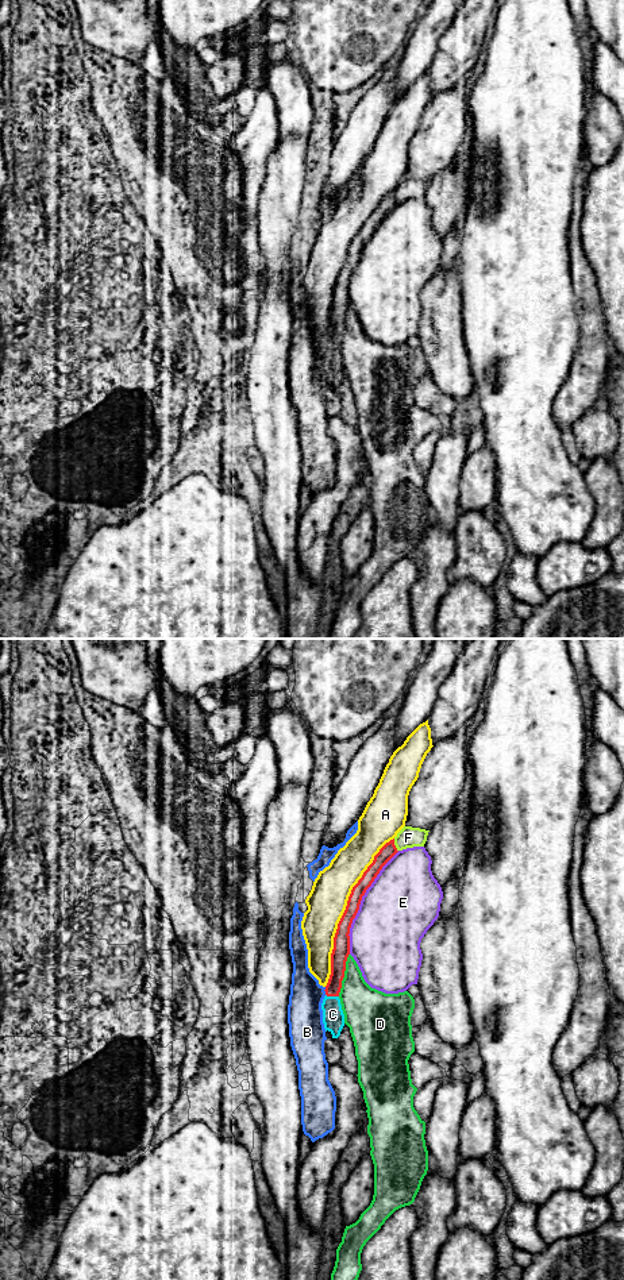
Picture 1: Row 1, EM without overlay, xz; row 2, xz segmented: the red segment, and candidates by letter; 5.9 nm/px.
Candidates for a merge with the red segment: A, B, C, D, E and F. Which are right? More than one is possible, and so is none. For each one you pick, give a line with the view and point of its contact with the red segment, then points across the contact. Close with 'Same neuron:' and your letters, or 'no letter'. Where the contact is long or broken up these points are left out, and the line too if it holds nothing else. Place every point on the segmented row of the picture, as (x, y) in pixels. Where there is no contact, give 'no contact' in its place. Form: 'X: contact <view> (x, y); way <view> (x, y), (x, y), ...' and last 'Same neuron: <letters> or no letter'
C: contact xz (332, 995); way xz (339, 955), (332, 995), (332, 1014)
Same neuron: C

